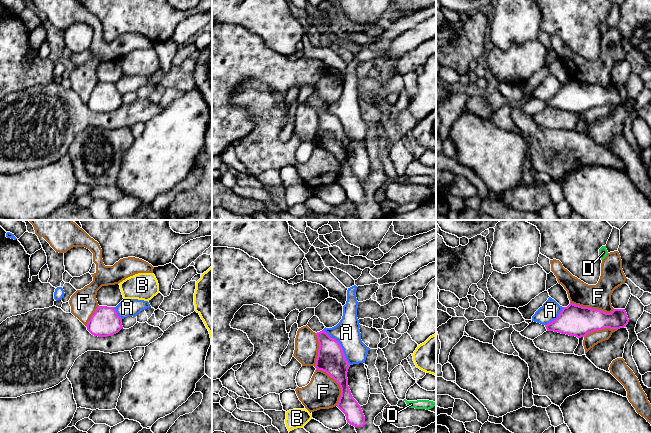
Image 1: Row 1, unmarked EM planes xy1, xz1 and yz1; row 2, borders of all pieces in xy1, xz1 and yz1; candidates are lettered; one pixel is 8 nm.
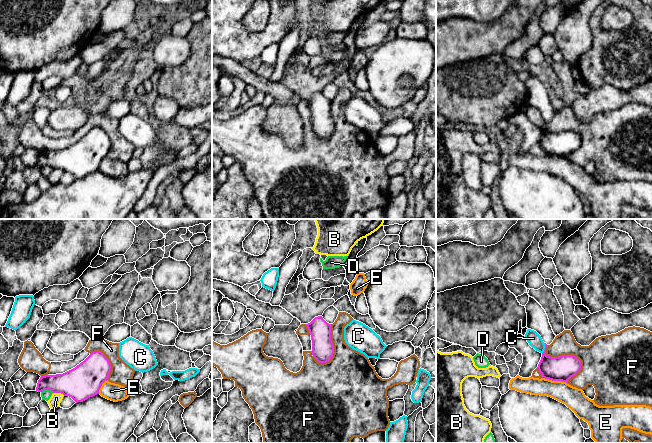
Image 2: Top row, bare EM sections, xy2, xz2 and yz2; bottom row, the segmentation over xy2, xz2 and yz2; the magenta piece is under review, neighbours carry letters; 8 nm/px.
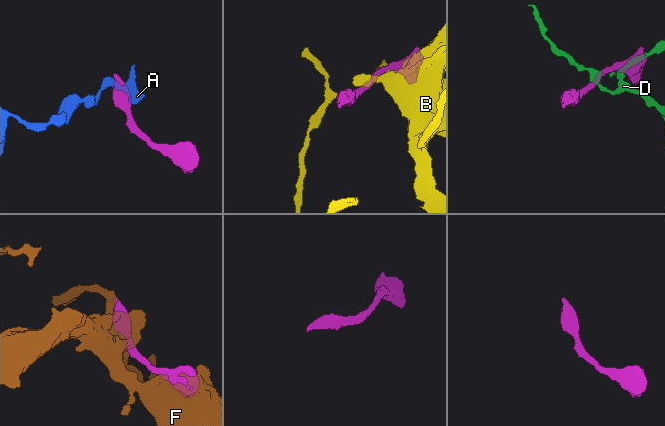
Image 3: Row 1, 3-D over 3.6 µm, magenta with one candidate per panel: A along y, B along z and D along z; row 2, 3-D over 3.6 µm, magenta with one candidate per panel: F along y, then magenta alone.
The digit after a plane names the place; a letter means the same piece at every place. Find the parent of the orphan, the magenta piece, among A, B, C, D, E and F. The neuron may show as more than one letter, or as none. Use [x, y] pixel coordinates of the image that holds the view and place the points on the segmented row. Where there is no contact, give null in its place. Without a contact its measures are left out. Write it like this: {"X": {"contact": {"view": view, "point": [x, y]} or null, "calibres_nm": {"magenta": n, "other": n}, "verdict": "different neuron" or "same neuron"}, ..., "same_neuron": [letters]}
{"A": {"contact": {"view": "xz1", "point": [340, 345]}, "calibres_nm": {"magenta": 220, "other": 200}, "verdict": "different neuron"}, "B": {"contact": {"view": "xy2", "point": [59, 392]}, "calibres_nm": {"magenta": 280, "other": 90}, "verdict": "different neuron"}, "C": {"contact": {"view": "yz2", "point": [545, 348]}, "calibres_nm": {"magenta": 200, "other": 110}, "verdict": "different neuron"}, "D": {"contact": {"view": "xy2", "point": [47, 389]}, "calibres_nm": {"magenta": 260, "other": 80}, "verdict": "different neuron"}, "E": {"contact": {"view": "yz2", "point": [556, 380]}, "calibres_nm": {"magenta": 200, "other": 170}, "verdict": "different neuron"}, "F": {"contact": {"view": "xz1", "point": [321, 369]}, "calibres_nm": {"magenta": 220, "other": 280}, "verdict": "different neuron"}, "same_neuron": []}

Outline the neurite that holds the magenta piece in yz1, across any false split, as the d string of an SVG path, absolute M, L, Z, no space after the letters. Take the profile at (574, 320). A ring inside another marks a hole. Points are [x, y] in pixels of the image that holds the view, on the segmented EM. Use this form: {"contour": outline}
{"contour": "M570 303L562 309L554 321L546 324L545 327L547 331L581 338L606 328L624 328L628 322L625 309L614 309L611 313L606 313Z"}

